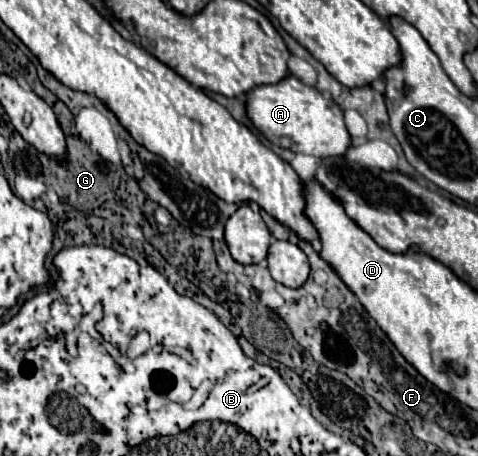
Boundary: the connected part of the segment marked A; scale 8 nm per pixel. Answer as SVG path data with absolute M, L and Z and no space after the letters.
M287 76L277 84L257 86L251 90L247 96L247 114L271 144L293 152L329 158L343 156L351 146L343 110L333 100L323 98L315 86L303 84L297 76Z

